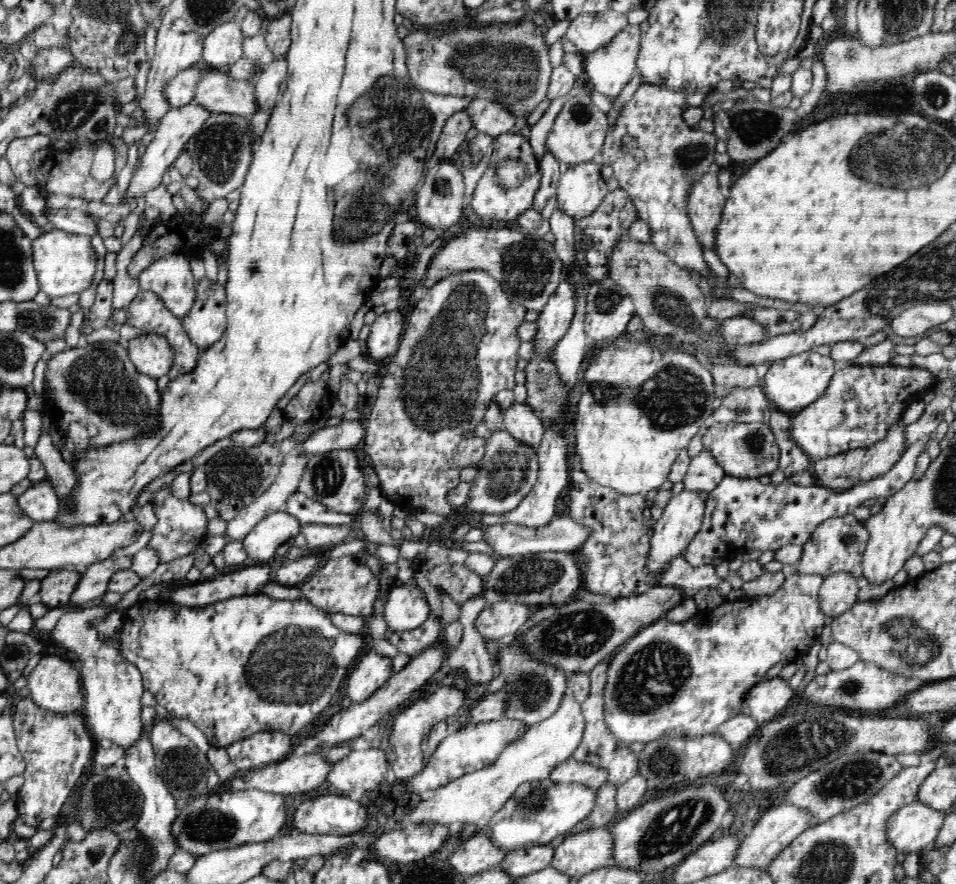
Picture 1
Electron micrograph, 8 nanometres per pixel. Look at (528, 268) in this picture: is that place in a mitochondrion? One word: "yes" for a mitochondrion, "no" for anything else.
yes

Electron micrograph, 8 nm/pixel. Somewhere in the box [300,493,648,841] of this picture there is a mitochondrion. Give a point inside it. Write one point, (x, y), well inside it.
(580, 634)

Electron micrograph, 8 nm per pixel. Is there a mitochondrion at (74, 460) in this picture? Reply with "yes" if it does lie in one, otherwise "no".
no

